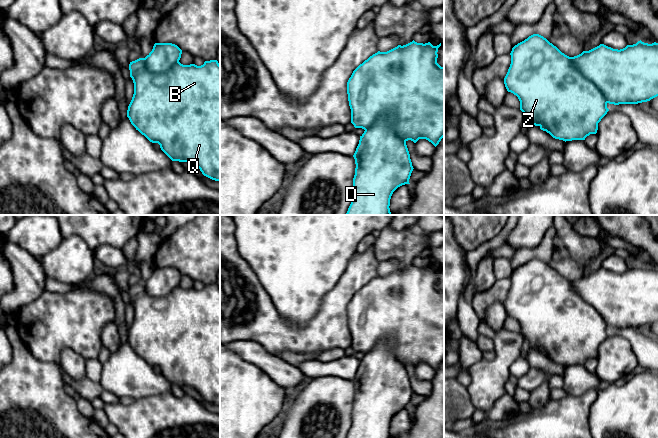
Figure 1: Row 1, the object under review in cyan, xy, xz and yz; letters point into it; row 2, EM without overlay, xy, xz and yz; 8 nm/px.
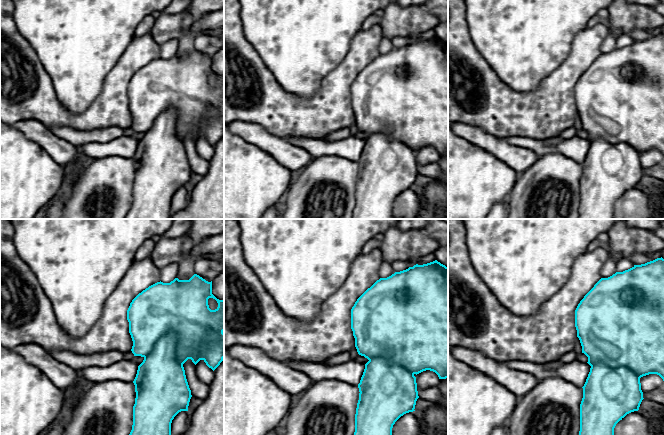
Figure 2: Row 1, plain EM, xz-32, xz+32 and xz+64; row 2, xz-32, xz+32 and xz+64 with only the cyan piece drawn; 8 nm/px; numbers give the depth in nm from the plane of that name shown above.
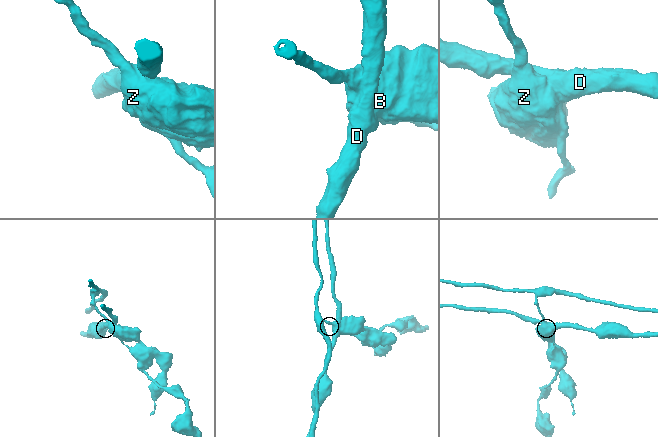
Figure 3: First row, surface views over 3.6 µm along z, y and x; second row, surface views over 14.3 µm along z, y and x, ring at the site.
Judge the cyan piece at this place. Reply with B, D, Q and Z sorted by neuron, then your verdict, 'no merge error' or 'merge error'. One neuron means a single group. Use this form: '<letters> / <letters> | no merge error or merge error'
B Q Z / D | merge error

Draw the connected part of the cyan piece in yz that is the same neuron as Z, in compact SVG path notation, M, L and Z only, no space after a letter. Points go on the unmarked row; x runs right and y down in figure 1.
M533 258L512 272L511 288L504 302L508 316L516 319L520 325L520 334L530 342L531 348L539 350L553 362L572 365L585 364L590 358L596 358L598 347L607 338L607 326L592 305L576 293L571 282L539 258Z

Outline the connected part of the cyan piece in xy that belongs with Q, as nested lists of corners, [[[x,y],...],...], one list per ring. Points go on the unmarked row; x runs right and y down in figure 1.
[[[144,283],[129,288],[134,318],[128,330],[127,341],[131,348],[150,366],[158,367],[161,374],[172,384],[188,386],[200,393],[212,404],[220,405],[220,288],[217,284],[205,285],[203,289],[176,287],[164,297],[147,294]]]

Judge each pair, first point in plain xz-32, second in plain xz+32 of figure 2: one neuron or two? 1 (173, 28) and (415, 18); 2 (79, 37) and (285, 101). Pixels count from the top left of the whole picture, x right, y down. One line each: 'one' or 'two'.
1: one
2: two

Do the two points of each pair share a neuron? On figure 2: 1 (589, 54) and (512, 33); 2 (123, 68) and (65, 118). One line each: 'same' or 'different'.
1: different
2: same

